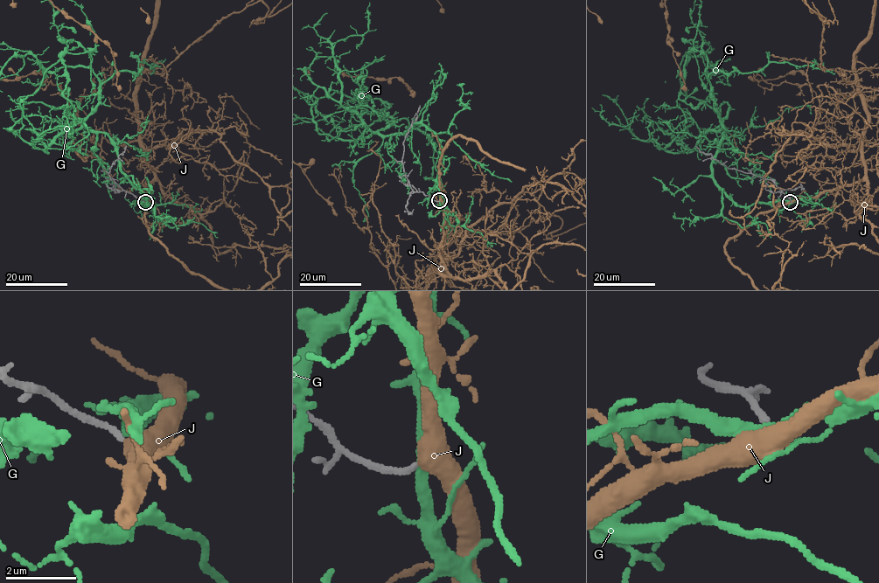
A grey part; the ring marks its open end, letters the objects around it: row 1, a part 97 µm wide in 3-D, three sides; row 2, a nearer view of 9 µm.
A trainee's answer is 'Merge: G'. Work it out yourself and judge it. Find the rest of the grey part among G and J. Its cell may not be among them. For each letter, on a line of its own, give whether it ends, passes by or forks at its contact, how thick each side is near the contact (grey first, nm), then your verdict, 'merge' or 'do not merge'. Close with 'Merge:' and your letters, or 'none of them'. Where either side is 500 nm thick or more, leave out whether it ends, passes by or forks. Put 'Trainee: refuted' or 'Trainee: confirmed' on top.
Trainee: refuted
G: it passes by; 170 nm thick on the grey side, 320 nm on the other; do not merge
J: 170 nm thick on the grey side, 550 nm on the other; merge
Merge: J

